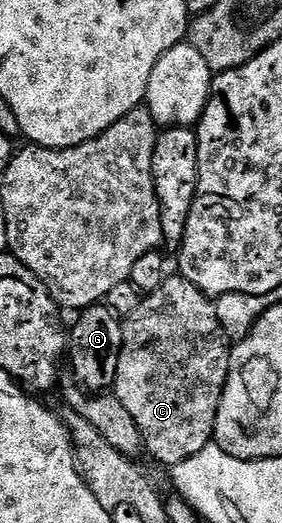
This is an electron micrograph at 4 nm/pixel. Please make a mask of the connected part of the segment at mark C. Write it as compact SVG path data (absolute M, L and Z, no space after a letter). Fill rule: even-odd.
M180 275L167 276L156 291L145 294L139 300L136 311L122 321L123 346L112 392L124 403L124 408L136 419L136 427L142 432L145 452L151 453L160 464L173 467L192 459L204 447L214 441L216 415L222 392L230 374L232 342L226 336L220 319L216 319L214 301L188 283Z

